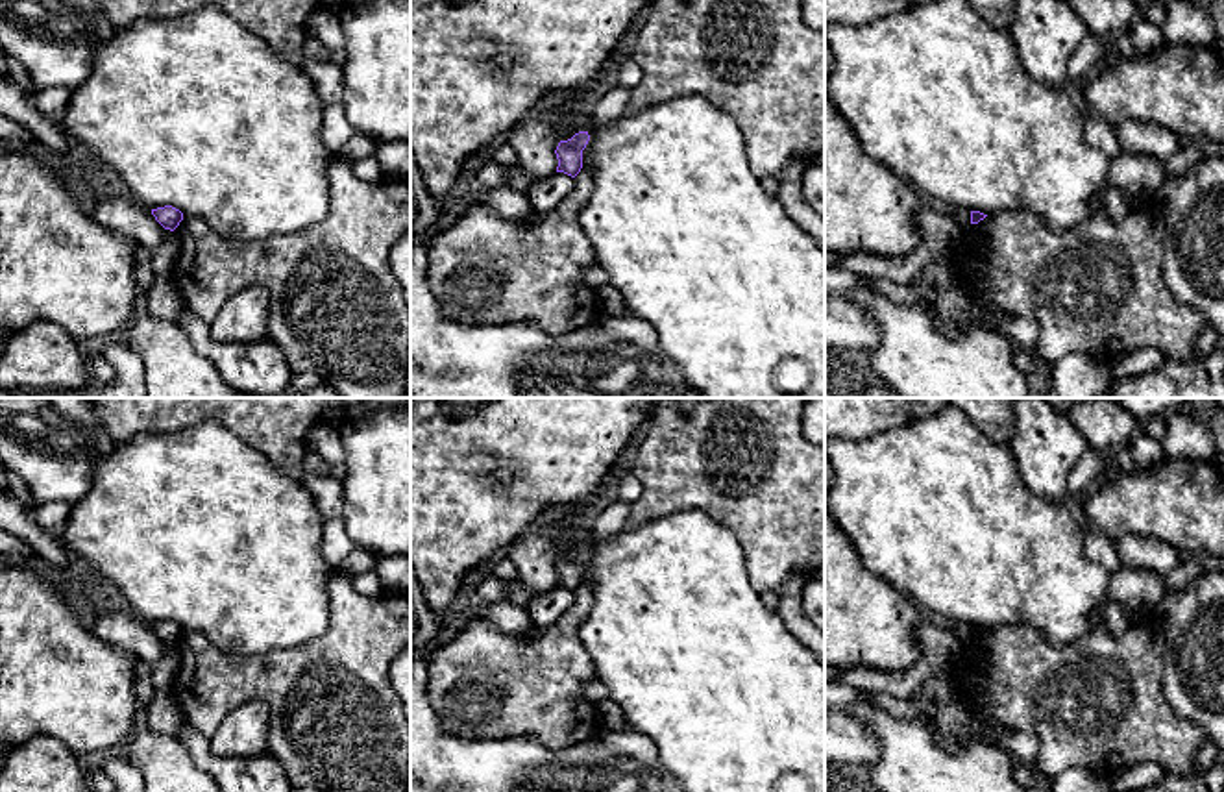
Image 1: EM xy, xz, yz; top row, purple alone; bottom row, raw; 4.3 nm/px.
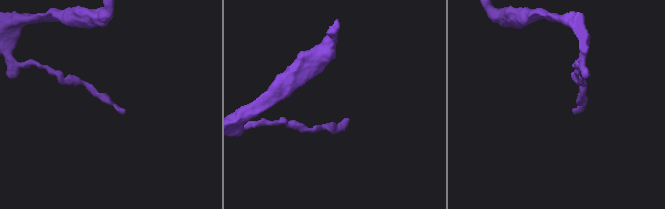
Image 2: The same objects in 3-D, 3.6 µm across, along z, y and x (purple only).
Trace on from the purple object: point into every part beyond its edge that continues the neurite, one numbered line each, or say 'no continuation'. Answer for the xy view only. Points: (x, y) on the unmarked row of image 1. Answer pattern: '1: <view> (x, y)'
no continuation

